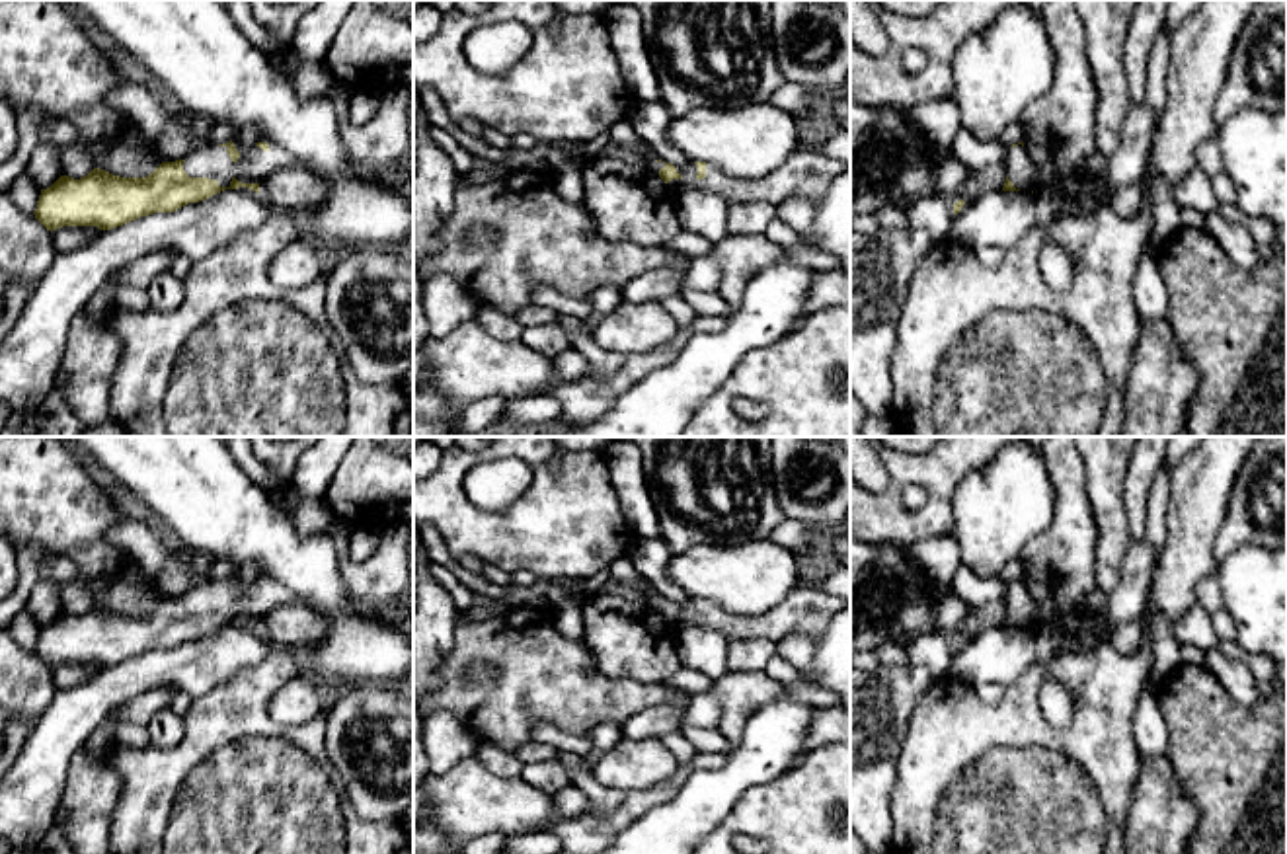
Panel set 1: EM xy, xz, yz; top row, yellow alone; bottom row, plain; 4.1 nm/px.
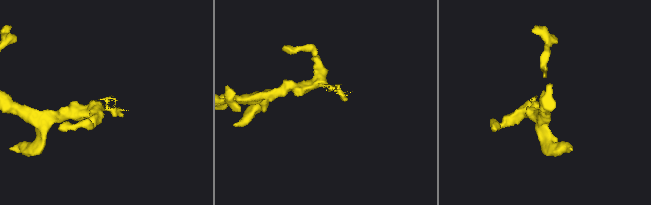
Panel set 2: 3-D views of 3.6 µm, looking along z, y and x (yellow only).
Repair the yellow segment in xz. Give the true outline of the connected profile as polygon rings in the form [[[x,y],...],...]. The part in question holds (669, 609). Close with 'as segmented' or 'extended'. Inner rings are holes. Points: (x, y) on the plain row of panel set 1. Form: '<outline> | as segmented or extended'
[[[798,585],[764,614],[735,614],[723,604],[706,599],[688,599],[684,604],[675,604],[661,597],[632,597],[657,610],[677,628],[702,628],[733,641],[764,638],[780,643],[788,636],[807,636],[817,643],[842,608],[842,599],[829,595],[821,587],[803,585]]] | extended

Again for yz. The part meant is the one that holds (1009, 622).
[[[1024,579],[1012,581],[1004,595],[1006,618],[1002,628],[1035,628],[1037,606]]] | extended

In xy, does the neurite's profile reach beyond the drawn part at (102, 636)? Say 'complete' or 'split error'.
split error

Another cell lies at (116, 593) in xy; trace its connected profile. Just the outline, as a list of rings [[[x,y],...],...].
[[[76,575],[74,581],[90,591],[96,604],[121,614],[146,614],[162,601],[150,585],[133,585],[123,575],[99,579]]]

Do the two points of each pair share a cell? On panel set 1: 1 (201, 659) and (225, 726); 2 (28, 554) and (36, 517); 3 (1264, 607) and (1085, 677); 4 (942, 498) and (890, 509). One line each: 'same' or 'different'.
1: different
2: different
3: different
4: same

